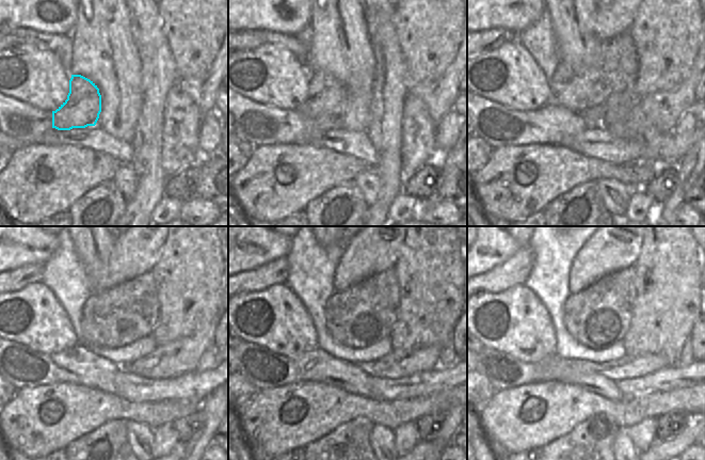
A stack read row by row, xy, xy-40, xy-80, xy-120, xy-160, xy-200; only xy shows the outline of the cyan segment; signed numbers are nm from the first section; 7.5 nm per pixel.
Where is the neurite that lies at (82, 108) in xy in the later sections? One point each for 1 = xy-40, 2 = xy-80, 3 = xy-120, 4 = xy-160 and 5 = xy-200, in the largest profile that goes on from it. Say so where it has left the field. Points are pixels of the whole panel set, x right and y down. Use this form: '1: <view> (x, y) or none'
1: xy-40 (326, 97)
2: xy-80 (577, 89)
3: xy-120 (116, 317)
4: xy-160 (365, 313)
5: xy-200 (599, 316)

